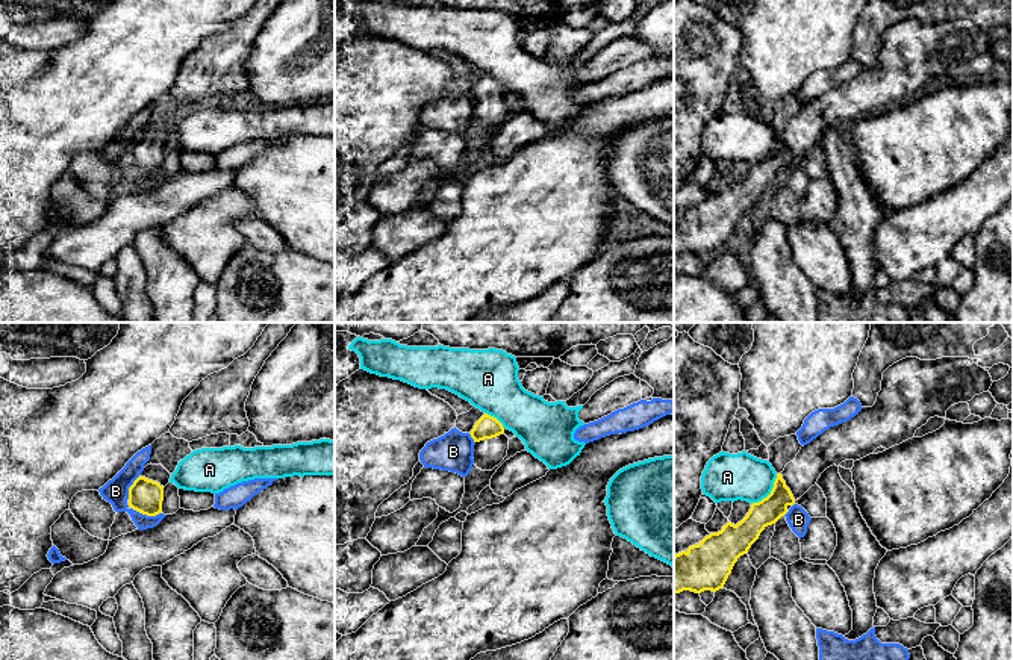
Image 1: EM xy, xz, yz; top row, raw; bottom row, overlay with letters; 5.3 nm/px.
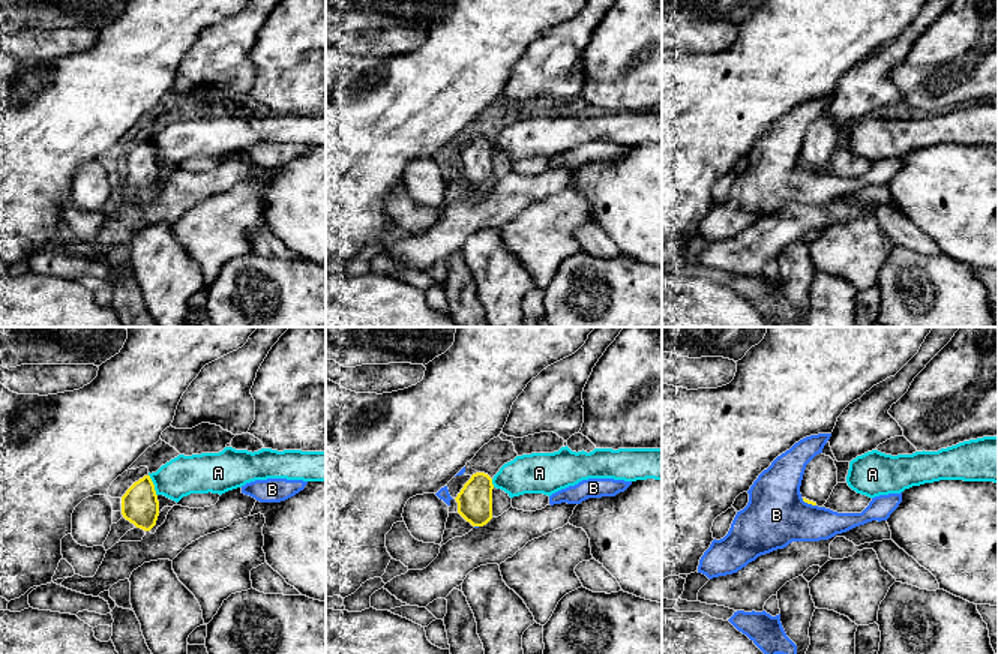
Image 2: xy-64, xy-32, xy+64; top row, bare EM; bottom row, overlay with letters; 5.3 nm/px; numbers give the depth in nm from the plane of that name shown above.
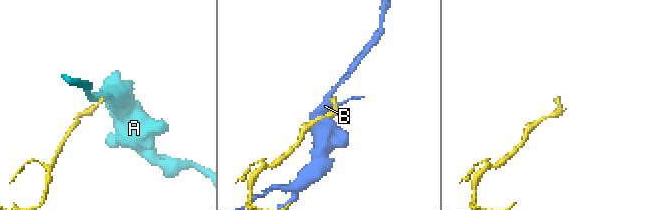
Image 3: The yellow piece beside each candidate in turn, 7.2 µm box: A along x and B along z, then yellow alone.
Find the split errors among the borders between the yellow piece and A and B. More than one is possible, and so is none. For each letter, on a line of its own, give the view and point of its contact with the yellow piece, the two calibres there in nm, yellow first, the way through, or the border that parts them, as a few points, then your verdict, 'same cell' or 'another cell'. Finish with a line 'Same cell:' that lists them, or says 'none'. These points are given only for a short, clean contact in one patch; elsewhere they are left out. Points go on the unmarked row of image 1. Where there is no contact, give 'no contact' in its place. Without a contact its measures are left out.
A: contact yz (771, 153); calibres 140 and 260 nm; border yz (777, 135), (772, 150), (751, 165); another cell
B: contact xy (147, 176); calibres 180 and 140 nm; border xy (132, 168), (147, 176), (161, 174); another cell
Same cell: none

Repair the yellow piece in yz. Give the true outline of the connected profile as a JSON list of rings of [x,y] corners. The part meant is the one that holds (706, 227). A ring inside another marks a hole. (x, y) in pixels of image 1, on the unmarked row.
[[[905,18],[883,33],[881,51],[872,68],[863,68],[854,79],[839,86],[830,88],[810,104],[801,107],[795,121],[787,124],[781,135],[777,135],[771,154],[759,163],[753,163],[747,177],[736,186],[727,183],[721,192],[710,194],[698,206],[689,207],[674,216],[674,256],[683,251],[701,254],[716,253],[724,248],[737,219],[748,213],[760,194],[775,185],[787,174],[812,147],[821,135],[845,121],[860,121],[880,107],[889,111],[912,100],[918,89],[930,79],[946,80],[946,71],[958,64],[968,64],[975,56],[987,53],[992,47],[989,32],[978,27],[969,18],[942,18],[936,21],[921,21]]]

